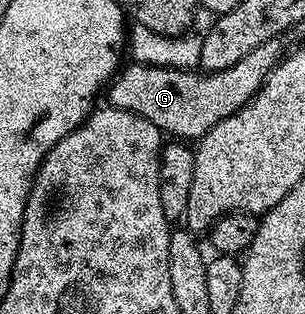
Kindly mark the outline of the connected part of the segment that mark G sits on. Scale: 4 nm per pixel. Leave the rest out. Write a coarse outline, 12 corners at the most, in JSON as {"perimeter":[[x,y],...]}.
{"perimeter":[[262,42],[217,72],[125,63],[107,103],[199,141],[282,59]]}

